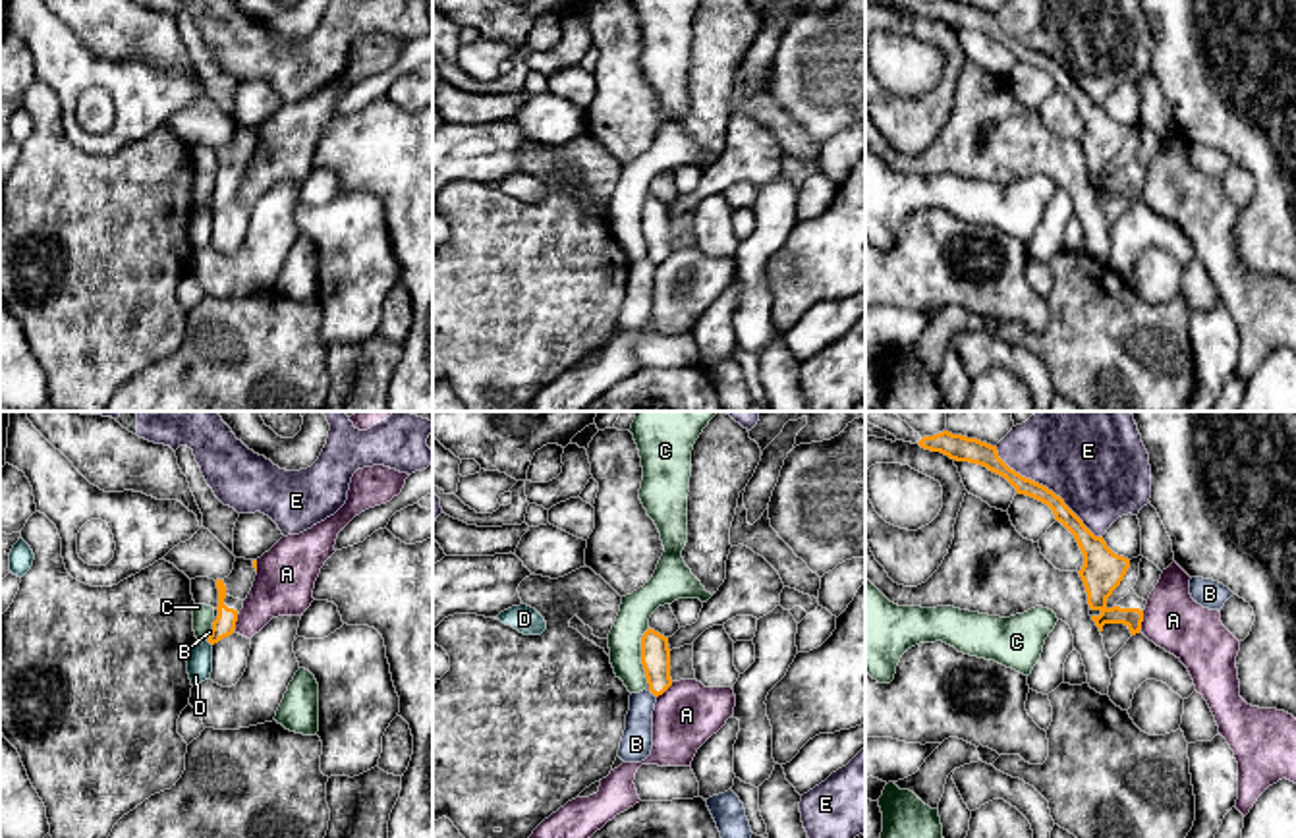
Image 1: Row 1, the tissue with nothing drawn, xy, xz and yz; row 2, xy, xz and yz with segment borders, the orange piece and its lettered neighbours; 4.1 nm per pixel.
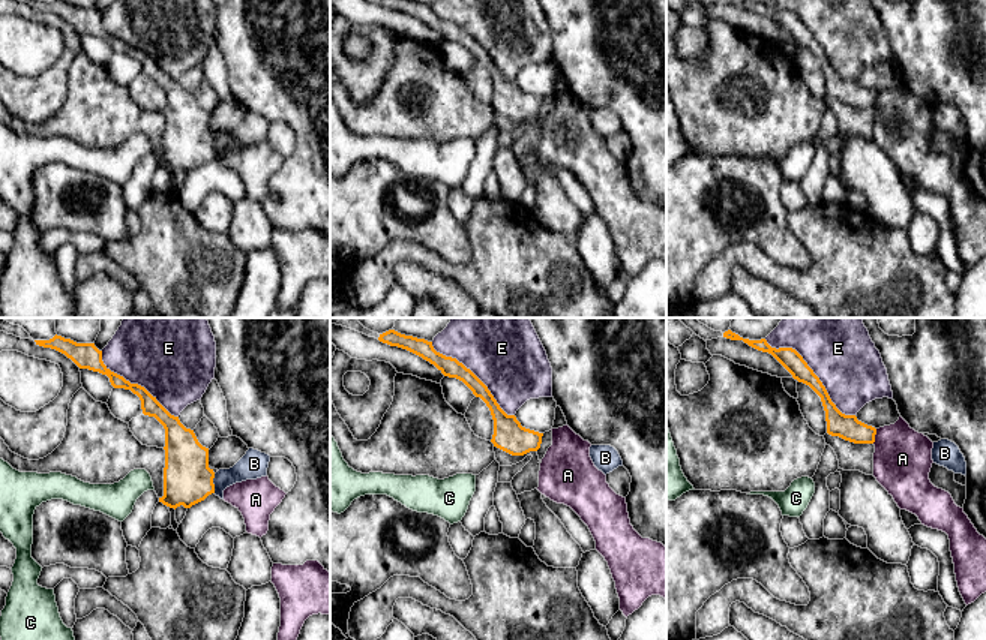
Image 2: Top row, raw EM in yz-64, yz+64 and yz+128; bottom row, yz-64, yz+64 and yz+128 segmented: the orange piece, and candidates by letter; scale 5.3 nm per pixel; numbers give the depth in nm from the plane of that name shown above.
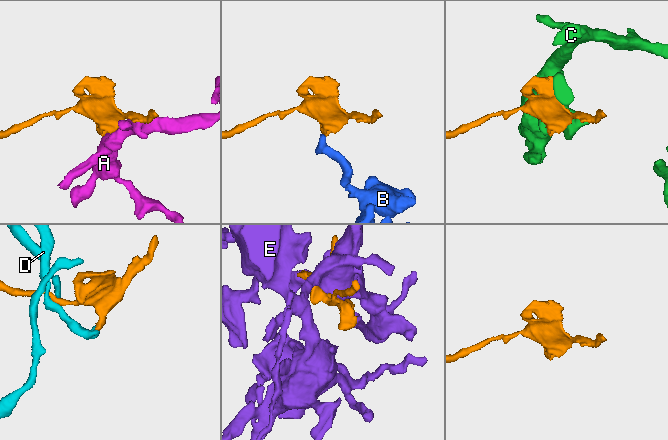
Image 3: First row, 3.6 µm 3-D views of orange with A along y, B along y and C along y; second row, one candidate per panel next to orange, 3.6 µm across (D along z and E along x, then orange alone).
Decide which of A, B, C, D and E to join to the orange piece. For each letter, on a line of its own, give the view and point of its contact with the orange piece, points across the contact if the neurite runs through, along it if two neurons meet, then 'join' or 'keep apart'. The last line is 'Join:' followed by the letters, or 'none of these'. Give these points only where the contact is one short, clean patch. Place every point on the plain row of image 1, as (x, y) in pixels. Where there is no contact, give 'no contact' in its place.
A: meets orange in yz at (1142, 188); keep apart
B: meets orange in xz at (651, 259); border along xz (649, 257), (655, 265); keep apart
C: meets orange in xz at (642, 223); border along xz (649, 195), (642, 205), (646, 250); keep apart
D: meets orange in xy at (209, 209); keep apart
E: meets orange in yz at (1045, 55); keep apart
Join: none of these

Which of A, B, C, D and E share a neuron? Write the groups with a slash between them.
A / B / C / D / E

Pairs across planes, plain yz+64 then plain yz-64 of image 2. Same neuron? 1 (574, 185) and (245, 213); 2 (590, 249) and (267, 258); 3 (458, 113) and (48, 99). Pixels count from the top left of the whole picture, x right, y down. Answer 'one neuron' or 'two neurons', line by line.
1: two neurons
2: one neuron
3: two neurons

